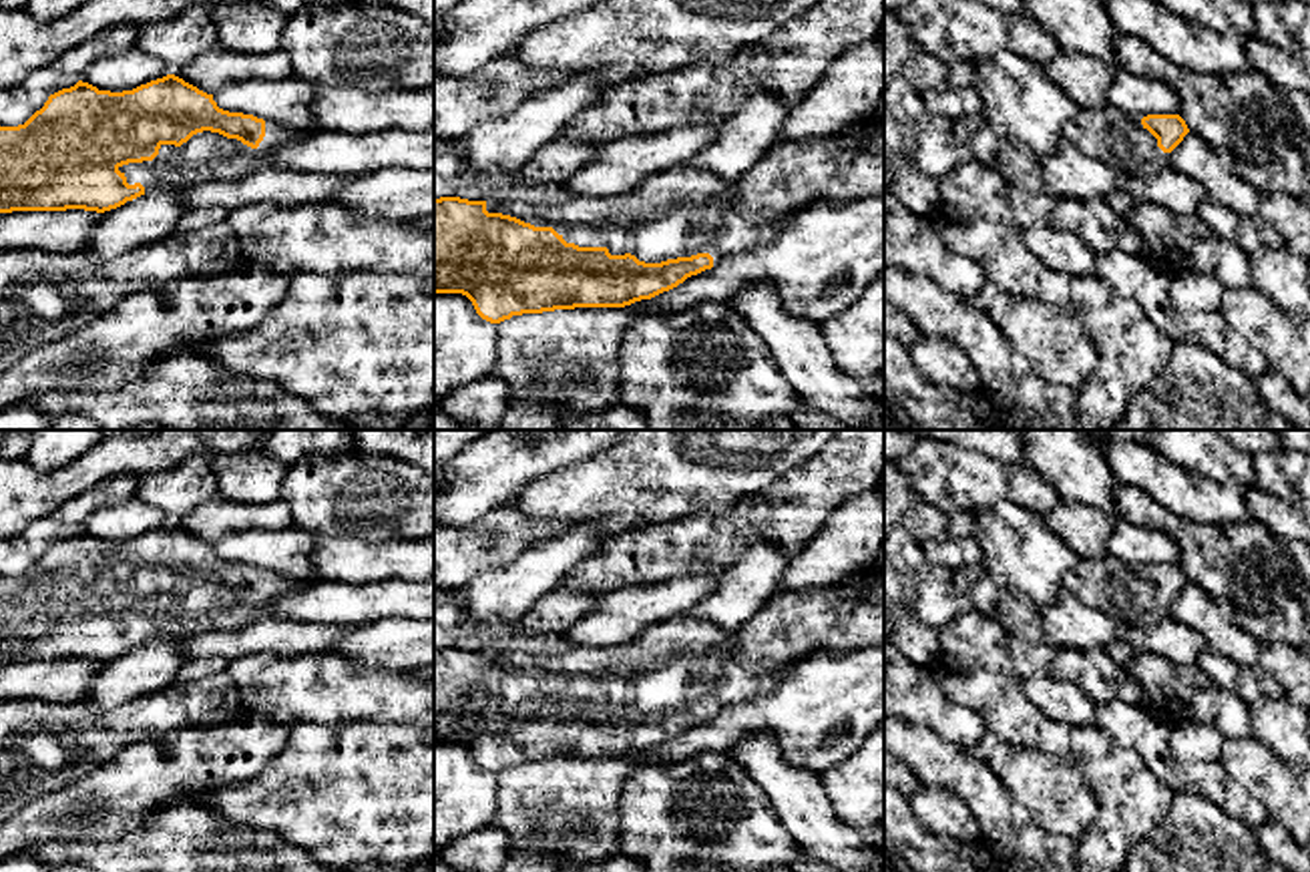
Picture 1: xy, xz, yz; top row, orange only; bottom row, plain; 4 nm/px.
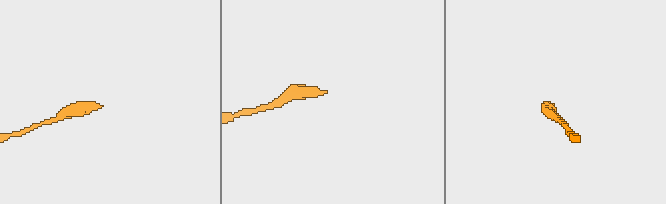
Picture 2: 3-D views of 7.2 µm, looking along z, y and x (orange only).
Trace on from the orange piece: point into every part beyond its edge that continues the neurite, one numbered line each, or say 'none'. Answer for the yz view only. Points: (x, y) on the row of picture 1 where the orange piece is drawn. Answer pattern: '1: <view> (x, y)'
1: yz (1110, 135)

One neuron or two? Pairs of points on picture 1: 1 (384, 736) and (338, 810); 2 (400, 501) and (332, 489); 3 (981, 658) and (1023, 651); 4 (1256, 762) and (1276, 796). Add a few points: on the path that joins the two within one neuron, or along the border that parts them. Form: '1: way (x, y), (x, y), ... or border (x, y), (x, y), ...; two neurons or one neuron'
1: way (376, 754), (358, 772), (356, 792); one neuron
2: way (384, 499), (348, 495); one neuron
3: border (983, 613), (1001, 625), (1011, 666), (1023, 680); two neurons
4: way (1260, 770), (1276, 788); one neuron

